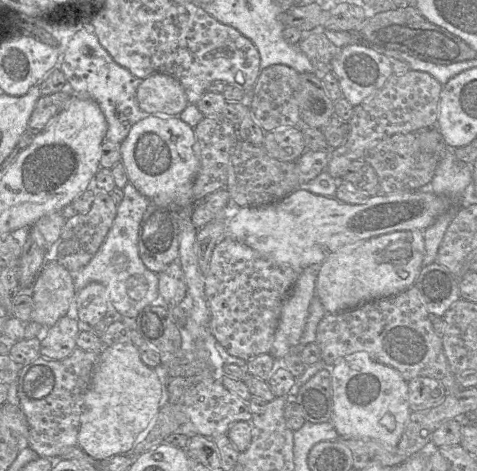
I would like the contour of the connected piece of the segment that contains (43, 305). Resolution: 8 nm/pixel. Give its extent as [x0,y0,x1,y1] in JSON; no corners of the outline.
[30,260,78,329]

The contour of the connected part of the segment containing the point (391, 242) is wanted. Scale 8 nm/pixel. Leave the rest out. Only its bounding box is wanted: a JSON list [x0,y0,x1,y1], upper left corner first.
[316,230,425,313]

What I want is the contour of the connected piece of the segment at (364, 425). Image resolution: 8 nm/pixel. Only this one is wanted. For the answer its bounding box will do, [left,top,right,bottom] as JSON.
[331,352,409,447]

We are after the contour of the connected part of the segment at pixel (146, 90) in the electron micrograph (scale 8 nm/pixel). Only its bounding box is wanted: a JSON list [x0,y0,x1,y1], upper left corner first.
[137,72,189,117]

